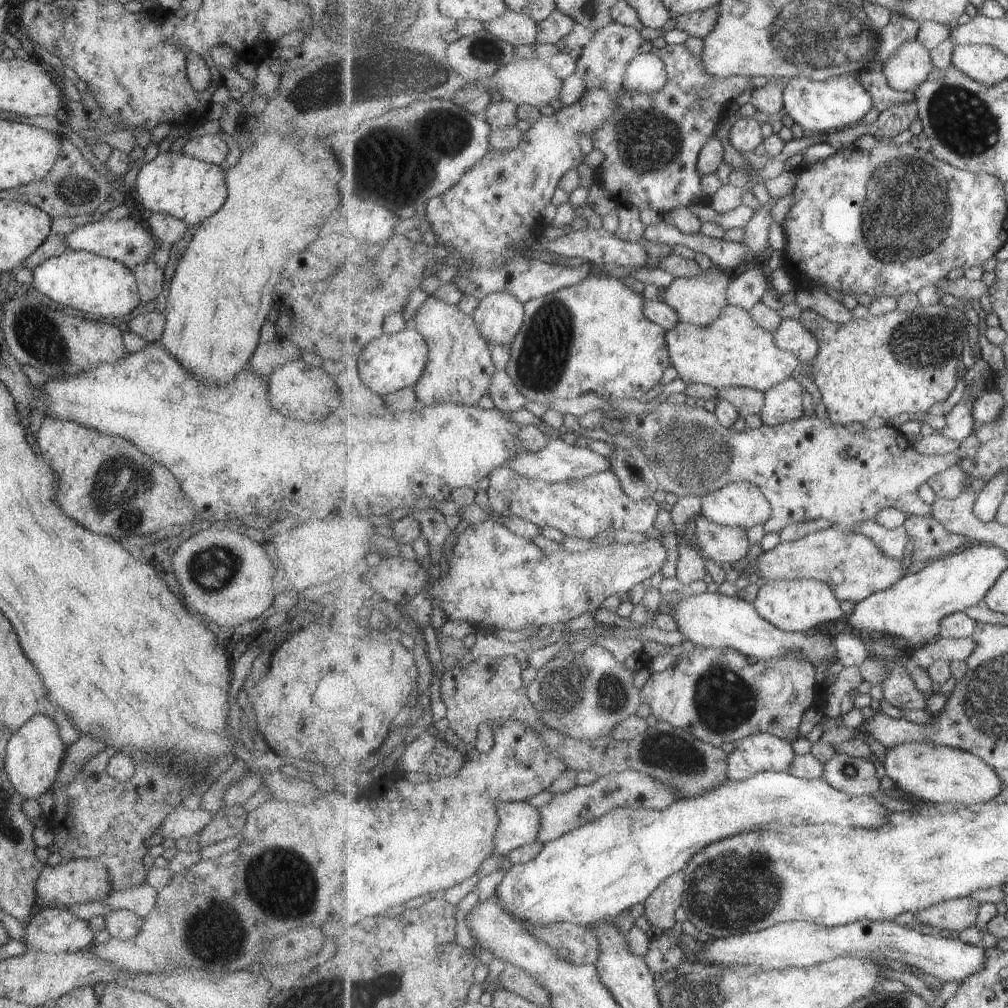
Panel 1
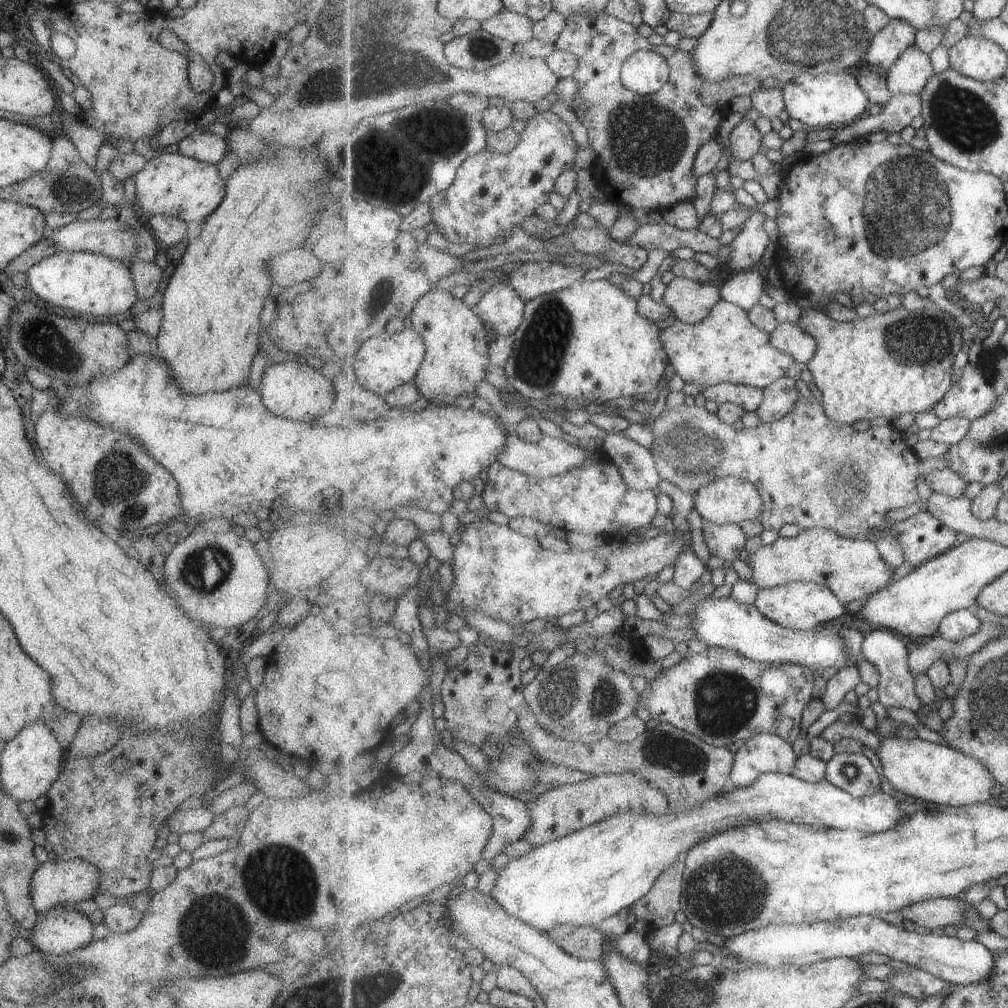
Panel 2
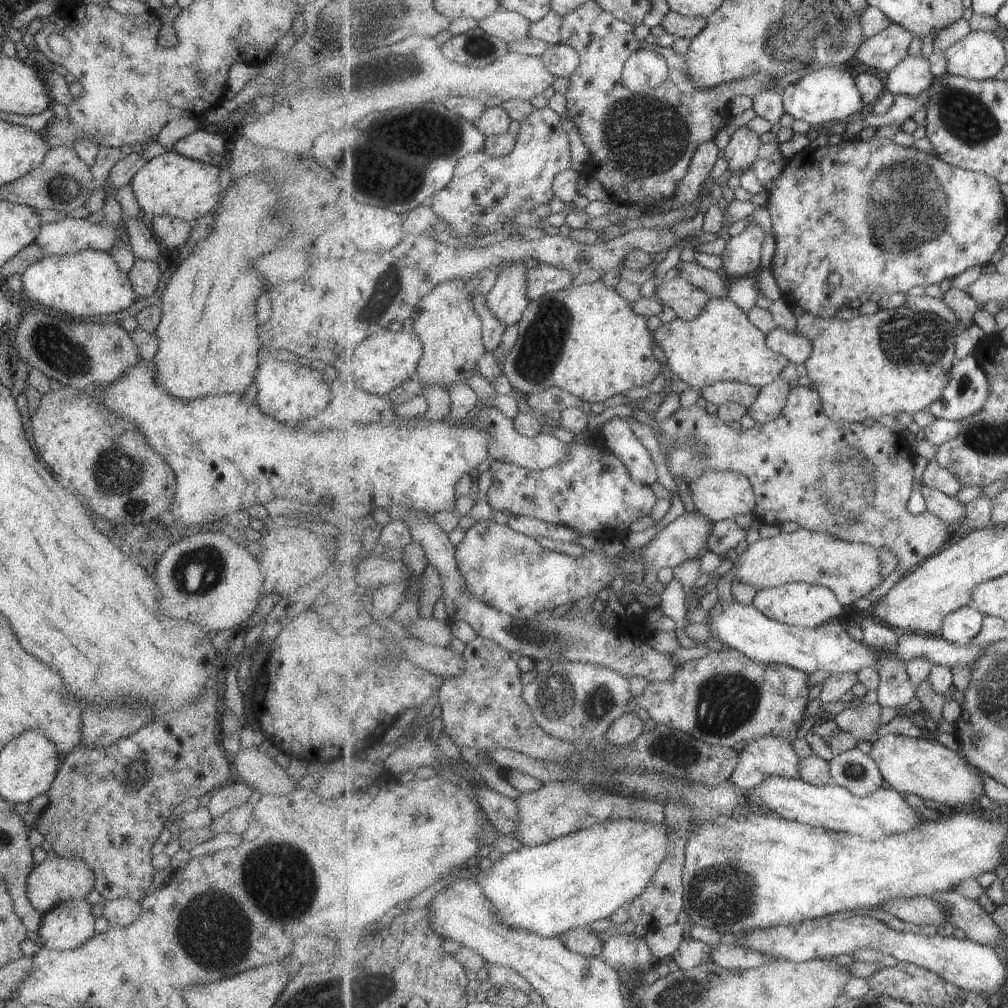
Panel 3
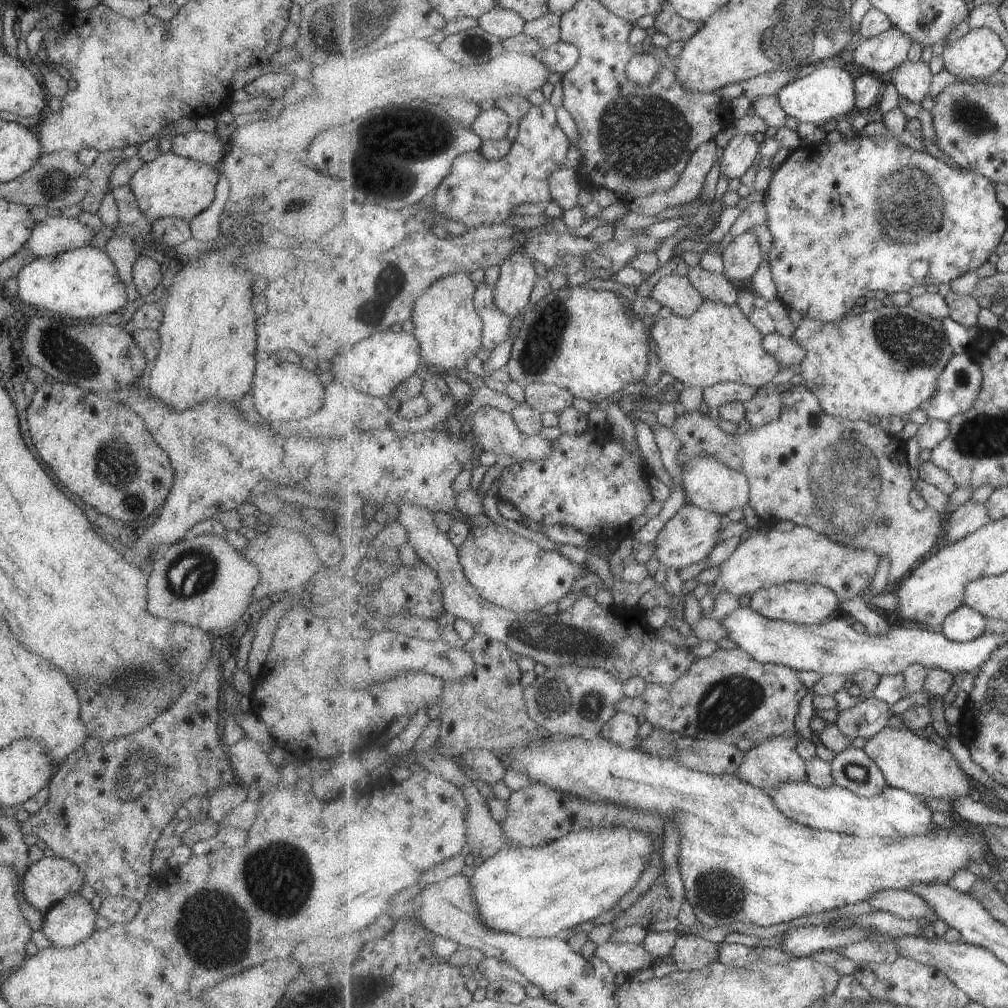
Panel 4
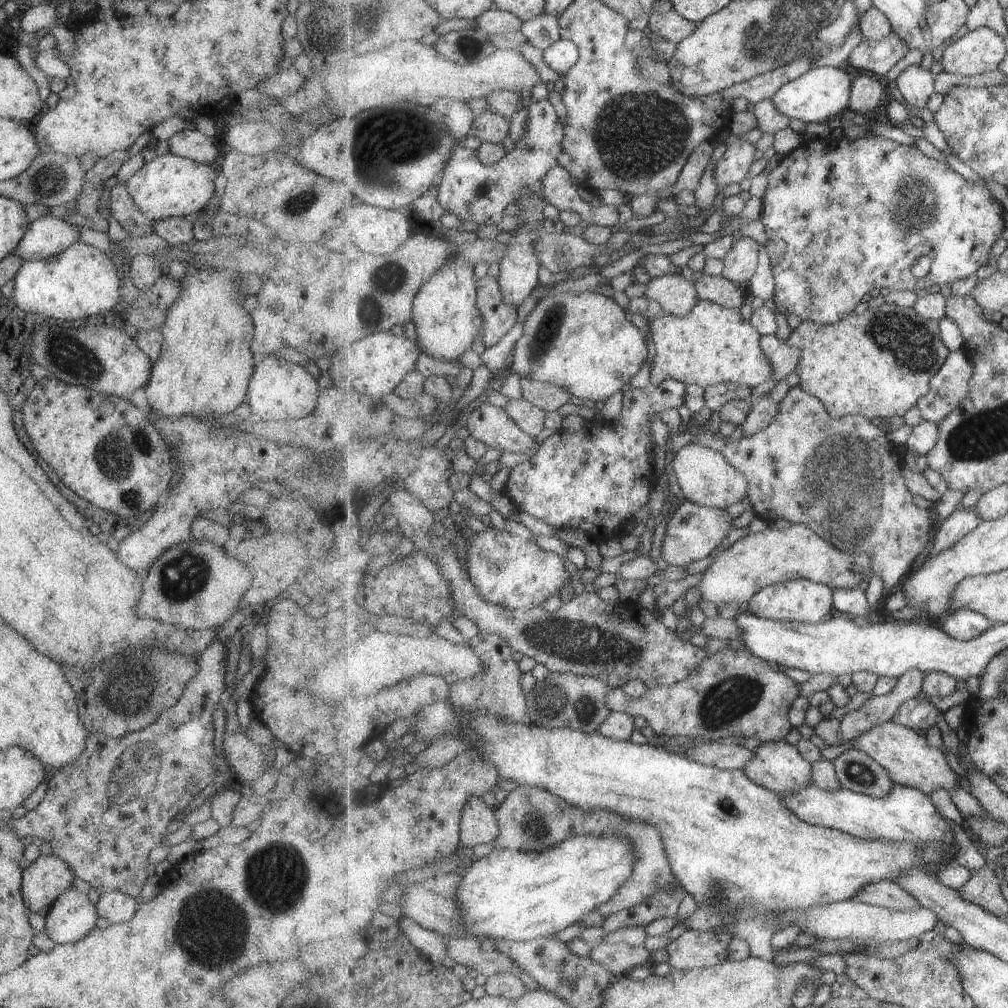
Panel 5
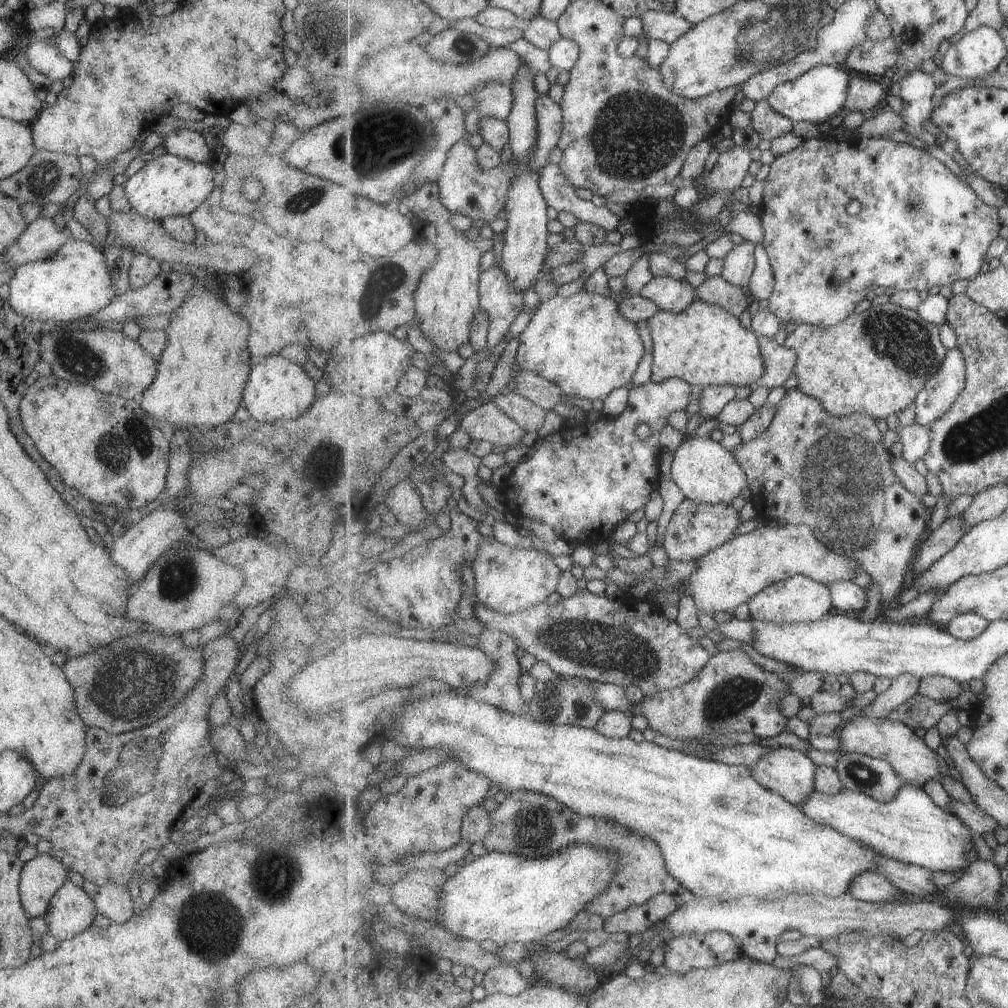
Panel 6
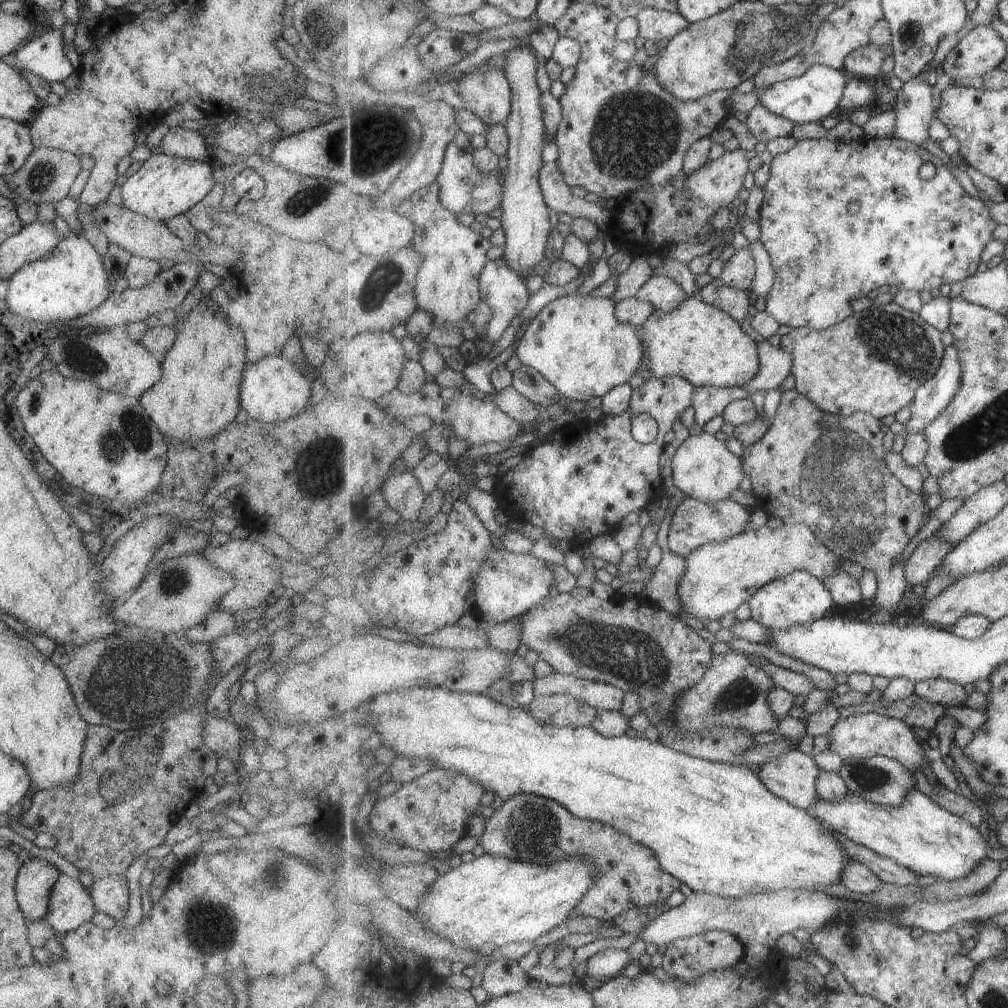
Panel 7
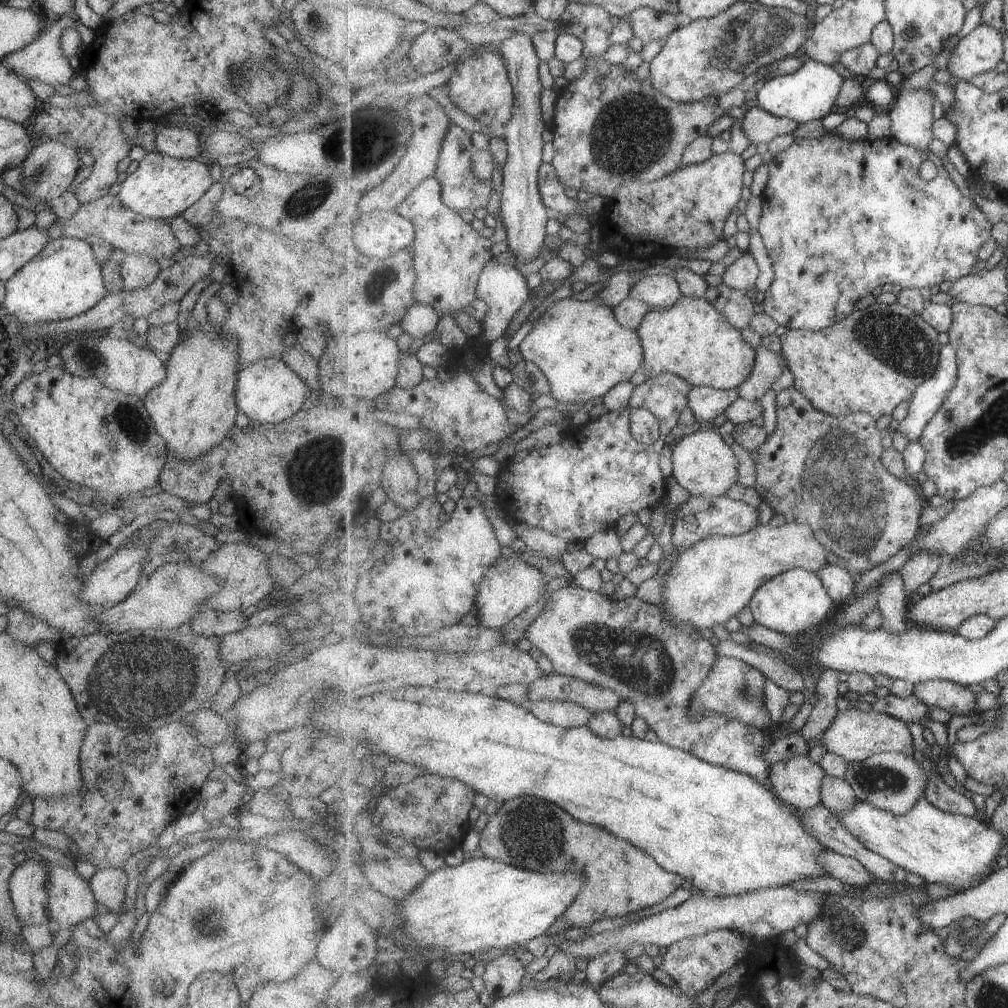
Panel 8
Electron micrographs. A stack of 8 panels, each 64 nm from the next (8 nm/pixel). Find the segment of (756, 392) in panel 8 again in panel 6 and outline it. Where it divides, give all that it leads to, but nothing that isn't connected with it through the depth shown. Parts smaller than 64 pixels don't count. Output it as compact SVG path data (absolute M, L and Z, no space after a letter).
M759 337L760 349L766 363L766 373L754 382L751 388L765 386L769 389L785 384L789 376L794 374L796 364L798 363L798 352L787 345L779 345L772 337Z

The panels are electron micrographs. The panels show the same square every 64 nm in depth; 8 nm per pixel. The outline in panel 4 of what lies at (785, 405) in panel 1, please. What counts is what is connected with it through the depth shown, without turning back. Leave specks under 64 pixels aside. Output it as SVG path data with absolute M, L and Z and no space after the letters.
M773 381L767 386L758 389L758 393L753 400L746 402L746 420L750 428L760 427L773 422L782 411L784 392L779 392L779 388Z

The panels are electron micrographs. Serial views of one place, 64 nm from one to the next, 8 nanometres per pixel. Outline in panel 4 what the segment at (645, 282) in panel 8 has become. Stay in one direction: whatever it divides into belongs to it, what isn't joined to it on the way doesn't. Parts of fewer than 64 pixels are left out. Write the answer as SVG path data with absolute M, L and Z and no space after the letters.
M665 275L653 290L651 297L672 310L672 314L689 318L707 300L704 294L690 281L679 275Z

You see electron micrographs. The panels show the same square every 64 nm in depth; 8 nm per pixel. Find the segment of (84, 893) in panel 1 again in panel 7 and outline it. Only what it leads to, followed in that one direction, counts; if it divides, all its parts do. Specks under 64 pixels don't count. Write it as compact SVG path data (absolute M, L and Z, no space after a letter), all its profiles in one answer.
M33 856L19 867L14 889L19 910L27 923L43 918L58 872L55 865Z

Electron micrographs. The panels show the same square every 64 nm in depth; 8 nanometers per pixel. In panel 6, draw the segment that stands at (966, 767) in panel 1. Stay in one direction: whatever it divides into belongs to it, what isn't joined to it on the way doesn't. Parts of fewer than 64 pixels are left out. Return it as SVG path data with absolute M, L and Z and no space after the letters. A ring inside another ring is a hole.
M853 718L843 729L839 728L841 753L856 752L869 755L876 759L890 762L905 783L914 783L920 787L931 780L941 780L949 777L949 764L935 750L931 750L920 734L899 721L884 719ZM841 731L841 732L840 732ZM842 734L842 735L841 735Z

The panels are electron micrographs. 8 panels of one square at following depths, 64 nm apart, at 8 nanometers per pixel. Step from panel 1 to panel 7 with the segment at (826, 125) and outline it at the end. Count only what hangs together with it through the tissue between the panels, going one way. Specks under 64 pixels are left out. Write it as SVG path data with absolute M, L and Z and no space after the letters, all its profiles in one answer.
M813 65L800 77L779 81L770 86L759 102L771 112L784 116L794 123L821 123L827 116L833 116L833 112L838 110L849 79L850 75L847 72L840 72L834 66Z

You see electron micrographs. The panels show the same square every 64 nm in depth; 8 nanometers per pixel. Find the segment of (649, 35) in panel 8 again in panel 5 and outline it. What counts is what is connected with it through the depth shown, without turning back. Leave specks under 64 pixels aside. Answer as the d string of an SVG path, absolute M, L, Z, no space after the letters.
M669 11L668 13L654 12L649 15L650 30L659 35L665 41L681 42L690 34L693 34L699 26L696 22L683 18L677 11Z

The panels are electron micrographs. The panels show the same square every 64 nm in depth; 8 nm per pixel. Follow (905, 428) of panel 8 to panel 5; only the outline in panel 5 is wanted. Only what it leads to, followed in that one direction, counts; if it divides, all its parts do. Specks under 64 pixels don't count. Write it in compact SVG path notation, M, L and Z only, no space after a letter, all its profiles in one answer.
M961 349L950 352L941 370L931 379L929 394L919 400L924 420L941 422L967 398L975 365Z

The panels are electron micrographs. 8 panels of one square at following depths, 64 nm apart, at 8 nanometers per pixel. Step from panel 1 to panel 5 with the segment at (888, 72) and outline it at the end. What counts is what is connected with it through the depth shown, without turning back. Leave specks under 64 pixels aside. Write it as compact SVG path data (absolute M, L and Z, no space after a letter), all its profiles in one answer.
M911 65L899 74L895 79L897 87L909 106L924 112L929 98L935 94L935 75L920 65Z

